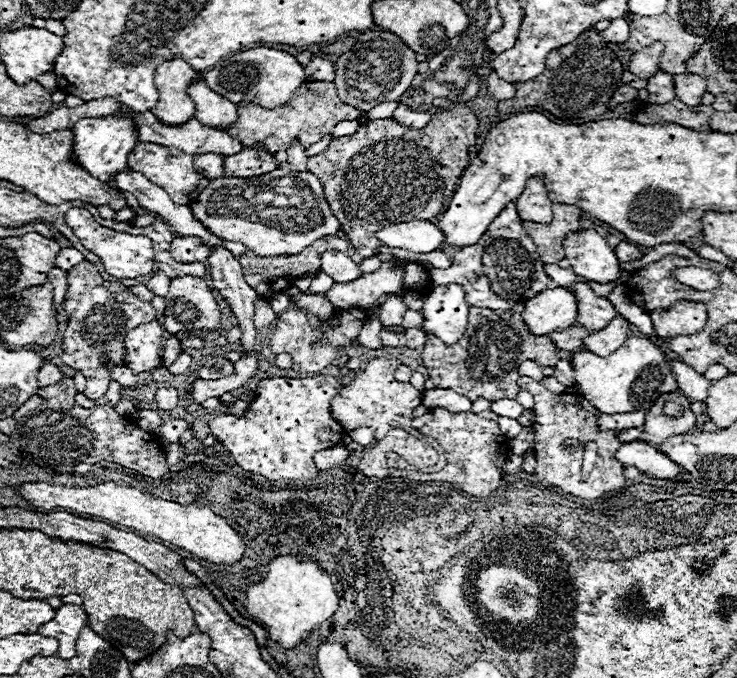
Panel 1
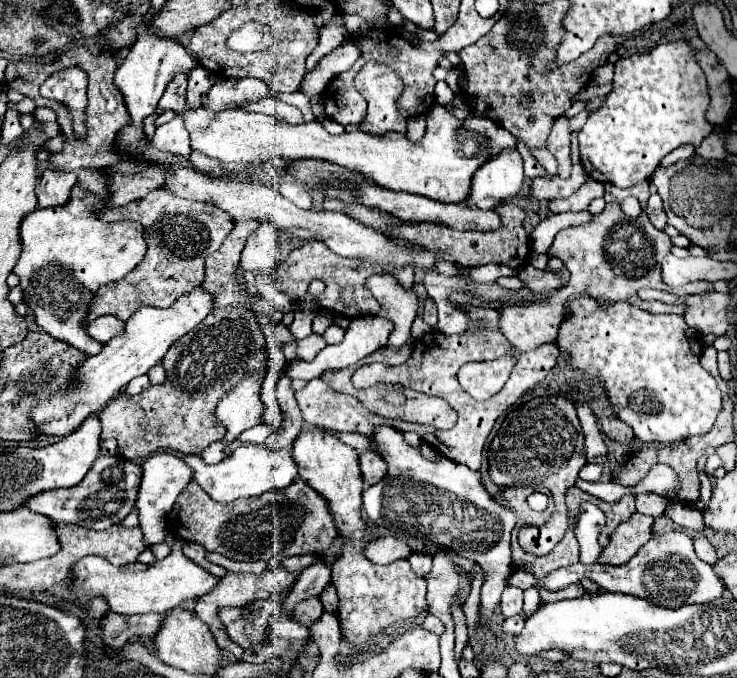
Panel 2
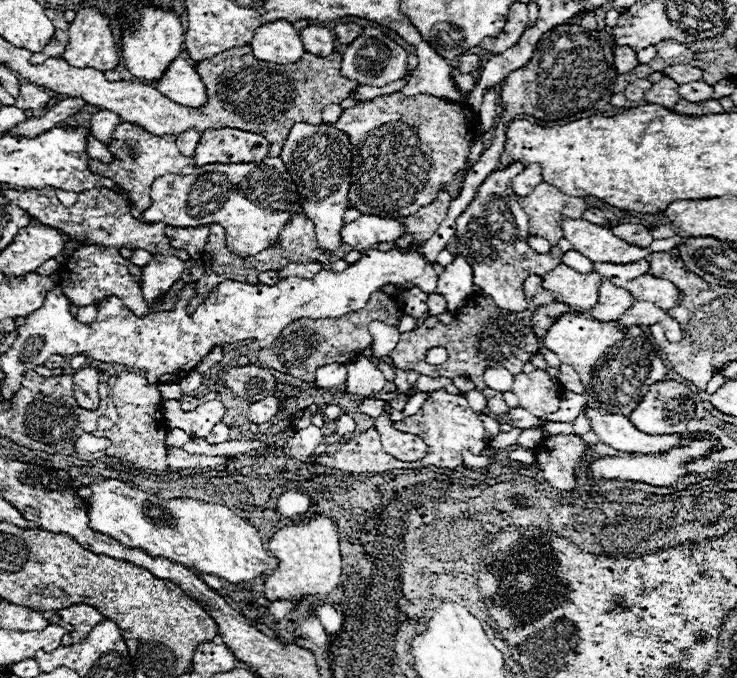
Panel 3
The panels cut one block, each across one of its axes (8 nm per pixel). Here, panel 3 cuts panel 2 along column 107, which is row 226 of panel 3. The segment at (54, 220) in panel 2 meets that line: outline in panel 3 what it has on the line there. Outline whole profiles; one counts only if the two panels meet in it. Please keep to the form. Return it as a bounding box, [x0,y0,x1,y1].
[142,158,300,256]

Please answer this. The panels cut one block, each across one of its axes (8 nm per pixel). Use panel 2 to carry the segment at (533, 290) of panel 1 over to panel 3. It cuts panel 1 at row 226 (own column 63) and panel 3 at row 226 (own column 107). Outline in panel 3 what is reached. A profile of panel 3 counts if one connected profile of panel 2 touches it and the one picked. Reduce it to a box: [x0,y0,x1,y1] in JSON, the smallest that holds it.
[456,162,562,312]

